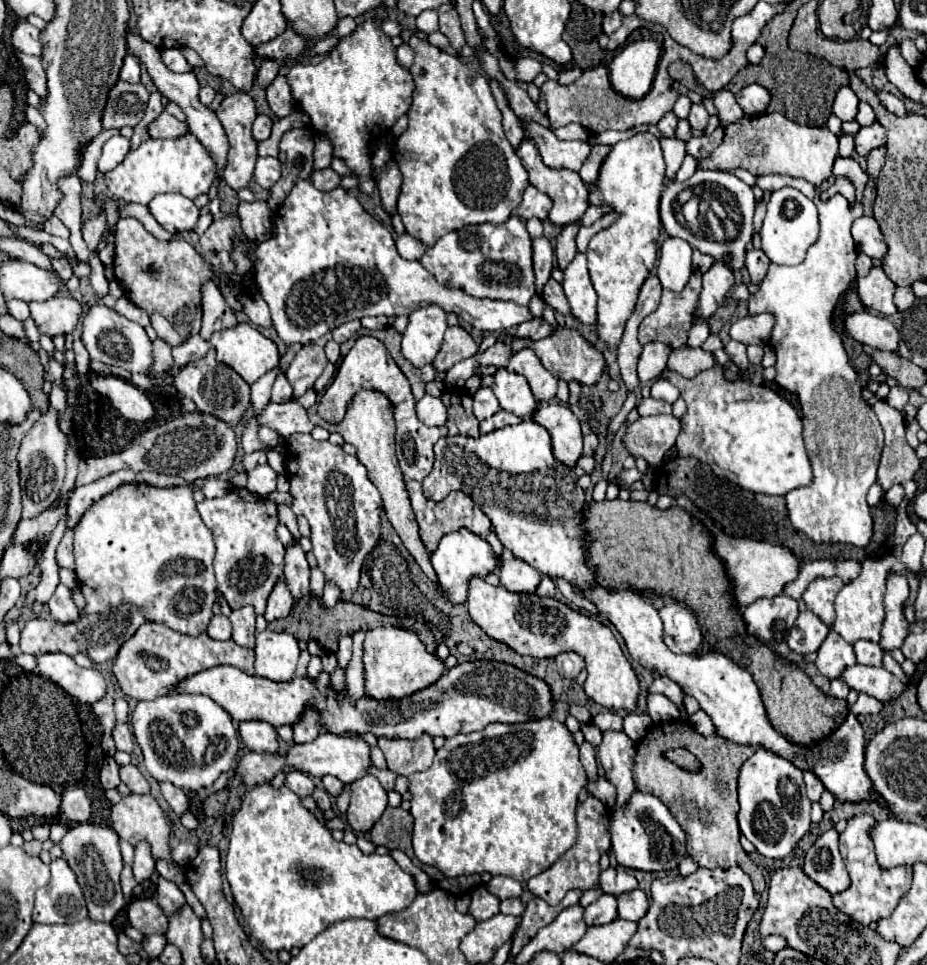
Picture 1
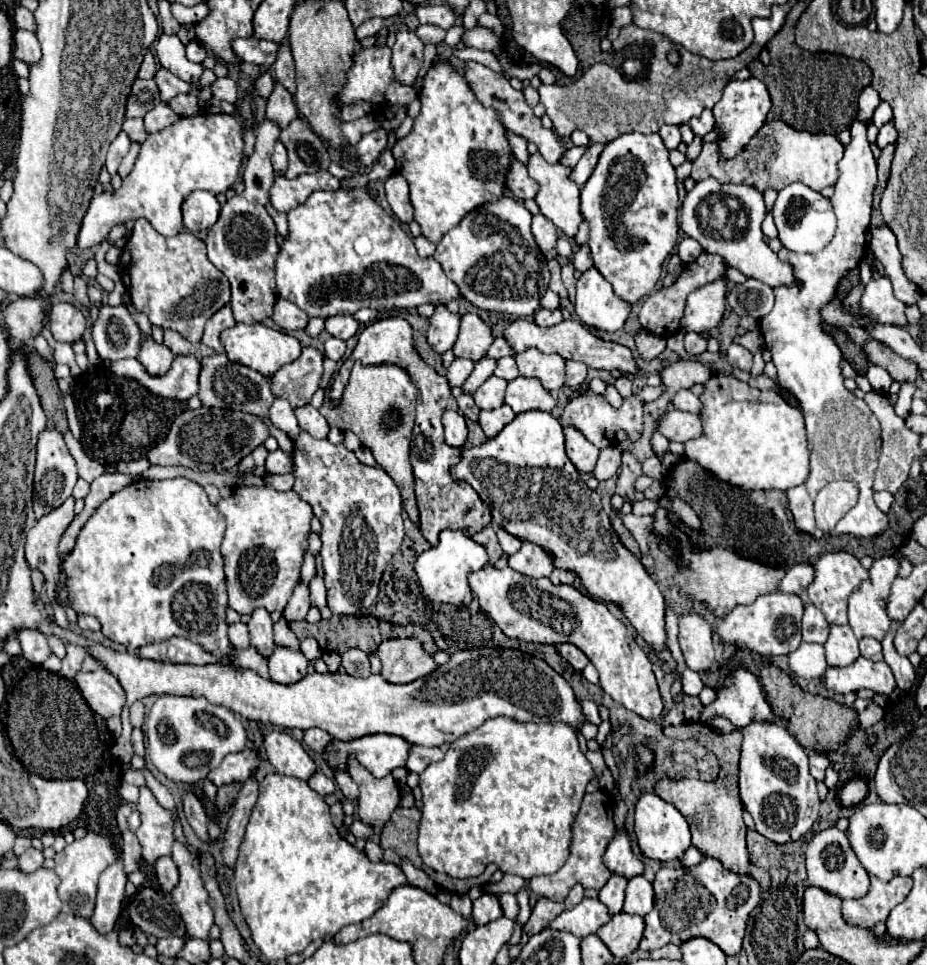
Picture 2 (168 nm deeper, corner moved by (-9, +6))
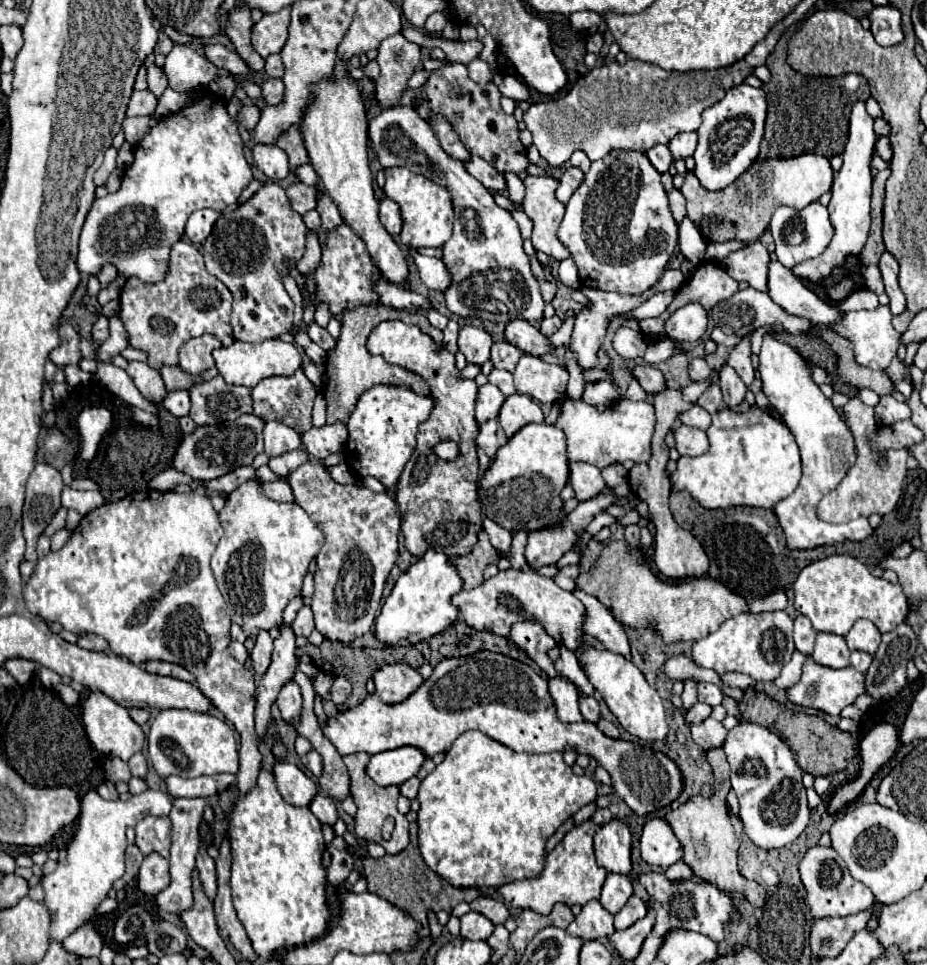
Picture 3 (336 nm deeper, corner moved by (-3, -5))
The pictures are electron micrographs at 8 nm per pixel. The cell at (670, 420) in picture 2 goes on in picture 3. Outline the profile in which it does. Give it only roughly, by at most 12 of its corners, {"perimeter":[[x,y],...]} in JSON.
{"perimeter":[[695,427],[675,429],[681,455],[703,455],[709,449],[707,433]]}

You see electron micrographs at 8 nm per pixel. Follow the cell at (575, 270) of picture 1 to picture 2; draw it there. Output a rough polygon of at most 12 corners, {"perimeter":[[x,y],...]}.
{"perimeter":[[589,268],[577,280],[575,312],[587,326],[615,332],[631,306]]}

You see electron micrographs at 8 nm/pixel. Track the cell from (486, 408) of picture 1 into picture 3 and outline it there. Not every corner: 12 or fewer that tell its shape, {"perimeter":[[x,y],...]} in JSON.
{"perimeter":[[491,383],[479,387],[475,417],[495,419],[507,397]]}

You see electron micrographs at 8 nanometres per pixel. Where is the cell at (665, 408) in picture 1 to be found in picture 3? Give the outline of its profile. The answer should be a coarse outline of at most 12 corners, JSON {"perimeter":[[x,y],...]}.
{"perimeter":[[693,405],[681,413],[681,423],[707,431],[711,413]]}

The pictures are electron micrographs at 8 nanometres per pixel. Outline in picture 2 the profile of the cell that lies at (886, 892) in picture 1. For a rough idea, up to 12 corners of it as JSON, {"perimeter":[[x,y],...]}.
{"perimeter":[[869,874],[863,898],[843,900],[849,924],[873,928],[911,892],[911,876]]}

